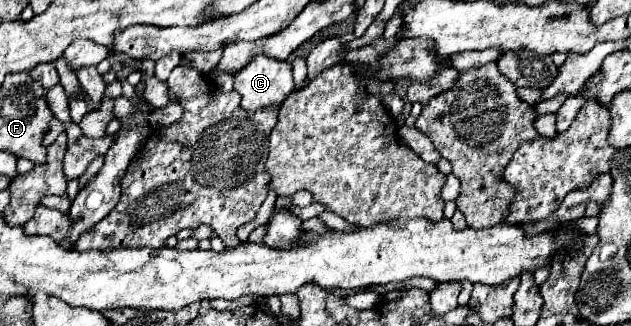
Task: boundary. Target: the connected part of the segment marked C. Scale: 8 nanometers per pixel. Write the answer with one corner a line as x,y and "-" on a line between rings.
256,56
234,74
234,90
242,96
242,108
248,112
284,102
294,90
290,62

